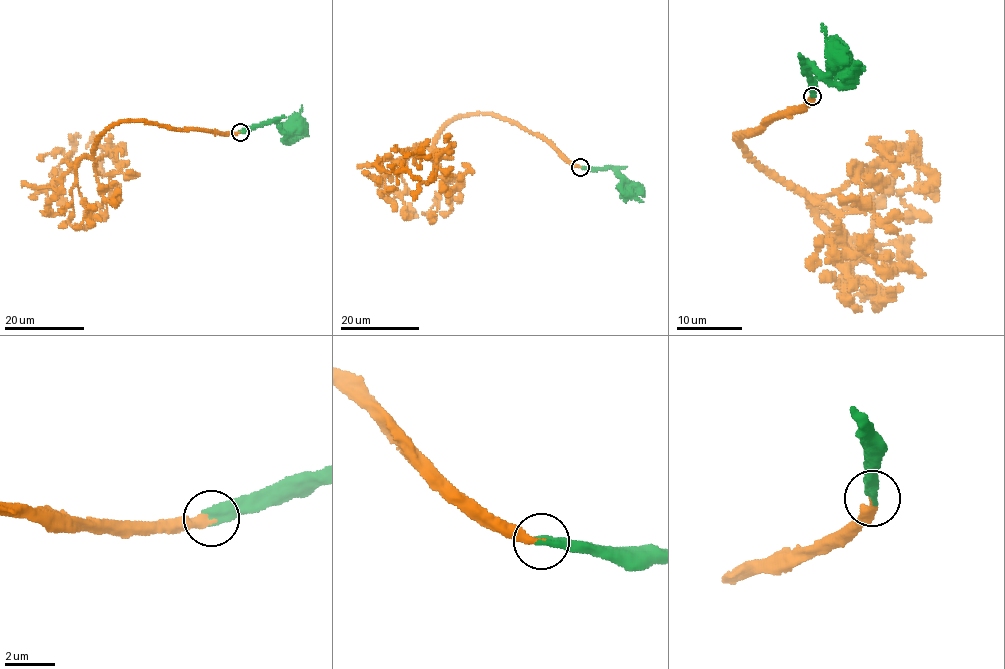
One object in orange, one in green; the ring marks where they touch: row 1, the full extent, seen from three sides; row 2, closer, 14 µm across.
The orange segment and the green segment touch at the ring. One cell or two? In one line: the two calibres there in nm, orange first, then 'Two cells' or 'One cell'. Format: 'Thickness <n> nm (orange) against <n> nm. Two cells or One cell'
Thickness 360 nm (orange) against 460 nm. One cell

